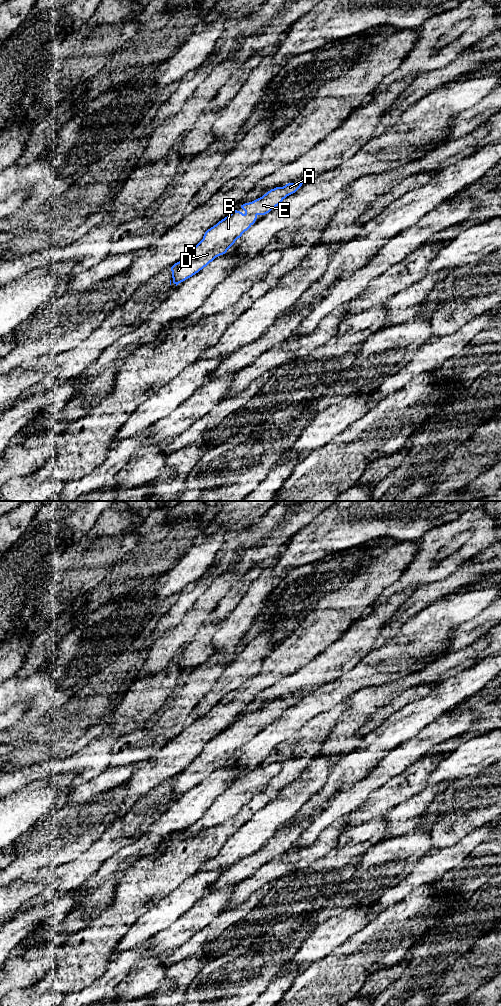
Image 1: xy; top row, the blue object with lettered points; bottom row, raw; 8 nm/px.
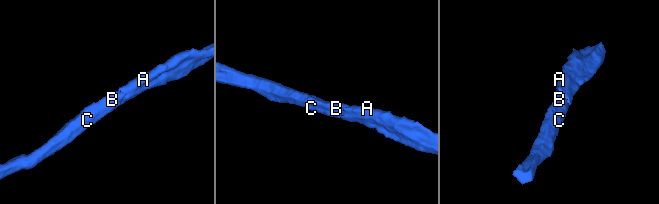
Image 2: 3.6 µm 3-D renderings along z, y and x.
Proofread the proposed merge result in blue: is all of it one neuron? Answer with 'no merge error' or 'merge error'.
no merge error

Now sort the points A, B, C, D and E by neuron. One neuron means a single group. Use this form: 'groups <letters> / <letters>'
groups A B C D E

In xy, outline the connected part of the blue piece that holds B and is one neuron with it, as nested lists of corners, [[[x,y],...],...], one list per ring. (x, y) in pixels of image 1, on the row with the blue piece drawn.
[[[301,182],[288,183],[283,187],[271,189],[262,197],[241,205],[241,208],[245,211],[244,214],[235,210],[229,216],[225,217],[216,225],[208,229],[205,232],[203,239],[181,261],[175,263],[171,267],[173,280],[170,280],[170,285],[173,282],[177,286],[179,283],[198,273],[216,257],[225,254],[227,250],[235,243],[235,241],[255,223],[258,215],[265,215],[269,213],[287,196],[295,193],[302,186],[302,184],[303,183]]]

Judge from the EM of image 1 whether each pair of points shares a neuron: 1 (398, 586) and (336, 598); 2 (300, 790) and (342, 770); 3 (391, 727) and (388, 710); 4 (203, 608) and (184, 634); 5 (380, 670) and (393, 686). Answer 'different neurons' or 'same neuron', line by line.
1: different neurons
2: different neurons
3: different neurons
4: same neuron
5: different neurons

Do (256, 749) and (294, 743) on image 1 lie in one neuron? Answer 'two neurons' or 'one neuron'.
two neurons

